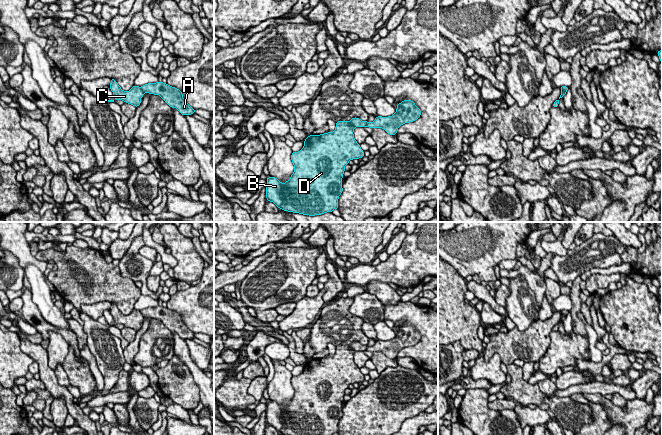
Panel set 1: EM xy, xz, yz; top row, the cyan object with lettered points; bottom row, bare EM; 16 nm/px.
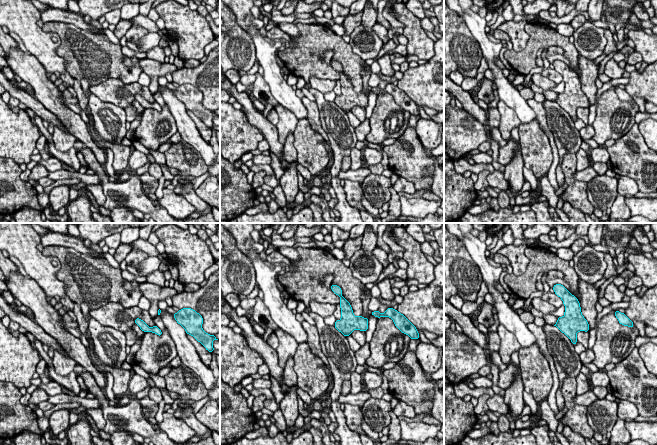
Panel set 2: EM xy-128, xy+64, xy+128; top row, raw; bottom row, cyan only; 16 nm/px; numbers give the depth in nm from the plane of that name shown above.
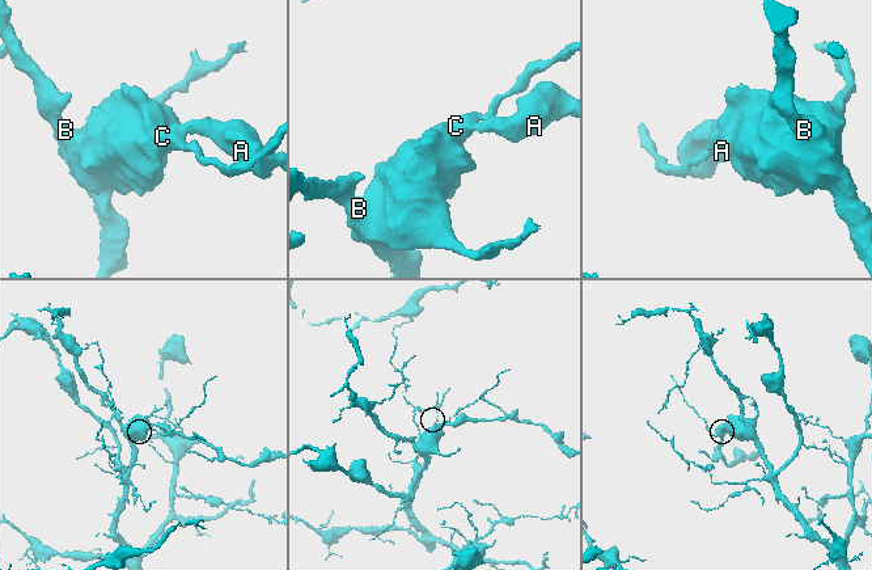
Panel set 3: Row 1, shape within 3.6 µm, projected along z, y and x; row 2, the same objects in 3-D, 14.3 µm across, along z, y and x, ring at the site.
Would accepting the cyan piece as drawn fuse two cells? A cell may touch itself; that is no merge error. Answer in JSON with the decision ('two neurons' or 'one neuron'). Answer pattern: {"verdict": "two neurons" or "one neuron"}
{"verdict": "two neurons"}

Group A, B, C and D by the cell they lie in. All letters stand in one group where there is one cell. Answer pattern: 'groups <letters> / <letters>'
groups A / B C D

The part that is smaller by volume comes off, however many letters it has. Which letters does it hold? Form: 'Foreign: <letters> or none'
Foreign: A

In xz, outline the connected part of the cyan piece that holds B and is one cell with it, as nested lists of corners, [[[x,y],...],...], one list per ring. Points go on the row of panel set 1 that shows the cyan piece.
[[[354,117],[350,121],[337,121],[333,132],[310,135],[304,141],[303,148],[292,152],[291,160],[294,172],[285,183],[275,177],[266,179],[266,198],[279,209],[315,216],[338,209],[338,199],[343,192],[342,178],[345,166],[350,160],[364,157],[364,151],[354,138],[356,127],[366,127],[367,121]]]

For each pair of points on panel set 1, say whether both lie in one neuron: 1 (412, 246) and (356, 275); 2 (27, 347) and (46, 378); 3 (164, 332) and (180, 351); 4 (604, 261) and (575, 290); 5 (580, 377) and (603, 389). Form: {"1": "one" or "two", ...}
{"1": "one", "2": "one", "3": "two", "4": "two", "5": "two"}

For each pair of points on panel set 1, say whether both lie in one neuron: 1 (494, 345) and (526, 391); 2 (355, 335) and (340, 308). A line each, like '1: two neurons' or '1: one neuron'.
1: two neurons
2: one neuron

